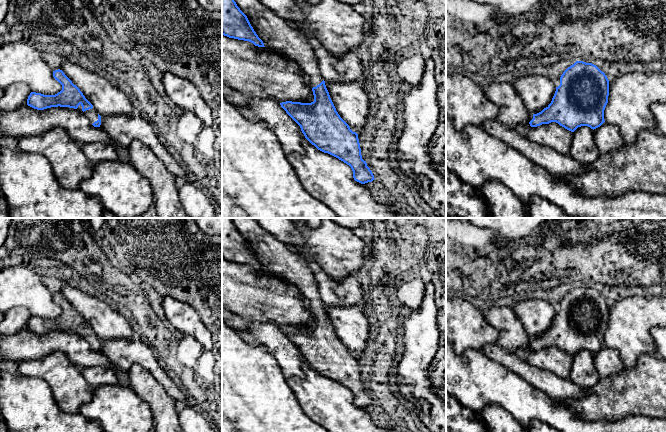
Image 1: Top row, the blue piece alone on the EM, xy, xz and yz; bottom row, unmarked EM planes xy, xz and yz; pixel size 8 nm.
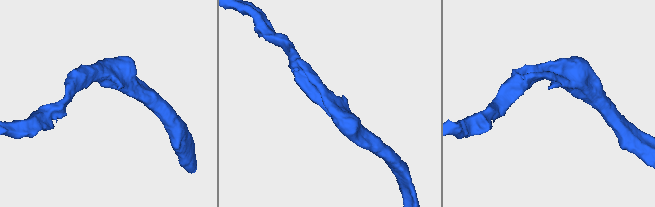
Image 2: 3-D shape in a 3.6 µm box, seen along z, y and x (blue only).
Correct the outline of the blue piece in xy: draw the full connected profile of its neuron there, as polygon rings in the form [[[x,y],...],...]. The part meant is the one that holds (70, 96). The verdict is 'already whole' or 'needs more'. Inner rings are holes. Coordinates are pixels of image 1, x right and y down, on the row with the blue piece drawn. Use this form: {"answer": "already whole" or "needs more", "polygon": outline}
{"answer": "needs more", "polygon": [[[60,69],[53,71],[53,77],[62,85],[62,90],[55,95],[31,92],[27,105],[37,110],[58,106],[74,108],[83,112],[94,127],[100,127],[101,116],[80,89]]]}

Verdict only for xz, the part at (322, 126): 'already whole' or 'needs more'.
needs more

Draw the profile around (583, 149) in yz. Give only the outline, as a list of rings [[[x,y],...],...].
[[[556,122],[532,127],[526,137],[541,146],[546,146],[560,154],[570,154],[573,159],[583,165],[596,161],[600,155],[593,141],[593,129],[588,126],[578,127],[571,132]]]

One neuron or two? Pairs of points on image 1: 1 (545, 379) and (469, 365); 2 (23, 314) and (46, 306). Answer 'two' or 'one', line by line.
1: one
2: one

